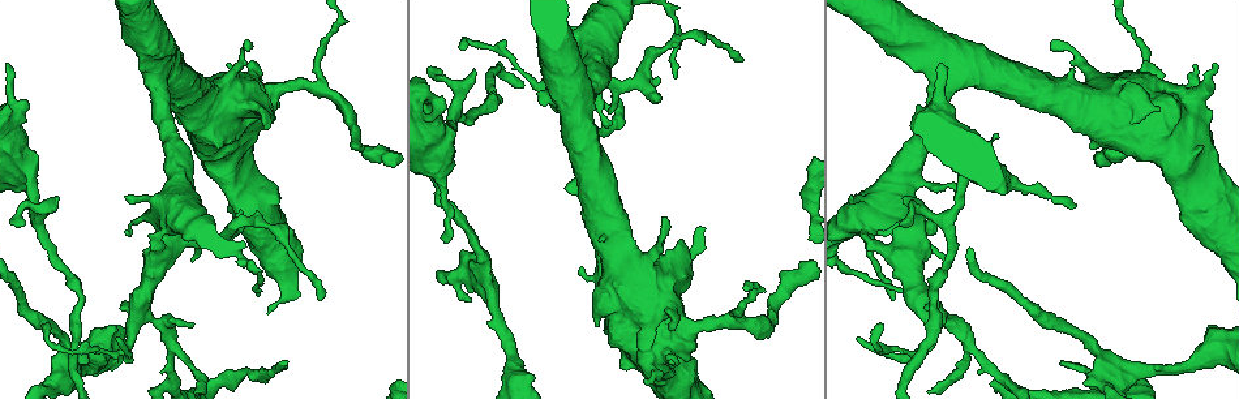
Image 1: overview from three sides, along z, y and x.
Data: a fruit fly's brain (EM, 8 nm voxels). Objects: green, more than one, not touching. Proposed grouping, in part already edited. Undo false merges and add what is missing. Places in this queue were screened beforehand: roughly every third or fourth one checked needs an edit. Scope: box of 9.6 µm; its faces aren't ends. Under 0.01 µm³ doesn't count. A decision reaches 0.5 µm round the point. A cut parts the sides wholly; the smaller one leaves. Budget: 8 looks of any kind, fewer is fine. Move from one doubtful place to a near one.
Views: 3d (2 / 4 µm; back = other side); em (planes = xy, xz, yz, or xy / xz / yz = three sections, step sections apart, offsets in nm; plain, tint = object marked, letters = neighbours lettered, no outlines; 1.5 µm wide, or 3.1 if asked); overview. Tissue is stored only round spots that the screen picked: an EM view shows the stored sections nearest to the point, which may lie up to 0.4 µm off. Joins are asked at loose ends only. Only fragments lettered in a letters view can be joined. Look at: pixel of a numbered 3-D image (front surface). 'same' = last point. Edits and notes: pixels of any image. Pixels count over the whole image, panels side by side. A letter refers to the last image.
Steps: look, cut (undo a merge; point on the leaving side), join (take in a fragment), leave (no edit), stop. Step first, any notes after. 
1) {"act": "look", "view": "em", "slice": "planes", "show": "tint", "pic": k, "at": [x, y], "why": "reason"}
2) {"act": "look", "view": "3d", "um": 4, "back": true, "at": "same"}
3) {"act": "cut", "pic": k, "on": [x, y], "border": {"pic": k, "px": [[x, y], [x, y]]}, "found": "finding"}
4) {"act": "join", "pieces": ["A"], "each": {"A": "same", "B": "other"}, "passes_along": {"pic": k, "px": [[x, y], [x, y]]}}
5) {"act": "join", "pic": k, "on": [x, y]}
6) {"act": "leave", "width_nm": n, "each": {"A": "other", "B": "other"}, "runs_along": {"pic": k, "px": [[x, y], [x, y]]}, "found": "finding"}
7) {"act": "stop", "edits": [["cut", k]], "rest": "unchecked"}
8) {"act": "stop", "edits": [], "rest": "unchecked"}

{"act": "look", "view": "3d", "um": 2, "pic": 1, "at": [463, 249], "why": "thick end"}

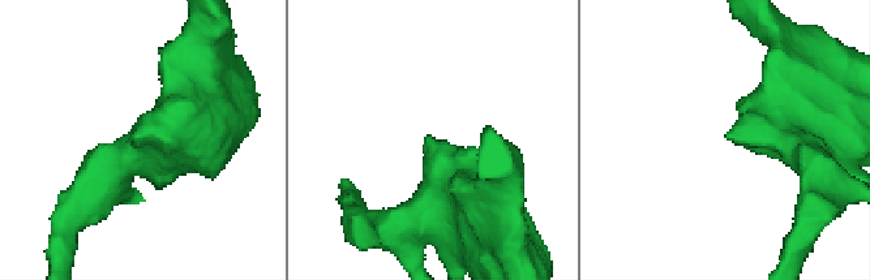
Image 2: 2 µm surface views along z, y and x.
{"act": "look", "view": "em", "slice": "planes", "show": "letters", "pic": 2, "at": [431, 138]}

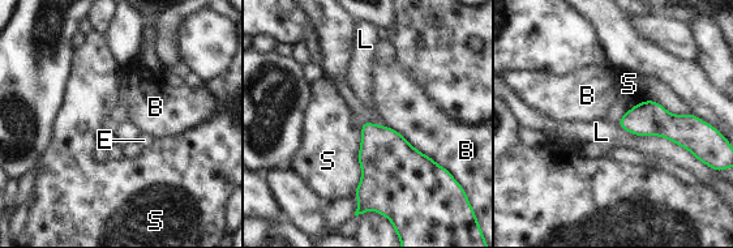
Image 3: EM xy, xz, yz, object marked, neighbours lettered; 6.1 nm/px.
{"act": "leave", "width_nm": 200, "each": {"B": "other", "E": "other", "L": "other", "S": "other"}, "border": {"pic": 3, "px": [[616, 124], [667, 137], [701, 162]]}, "found": "none of them fits"}

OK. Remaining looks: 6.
{"act": "look", "view": "3d", "um": 2, "pic": 1, "at": [474, 72], "why": "an open end"}

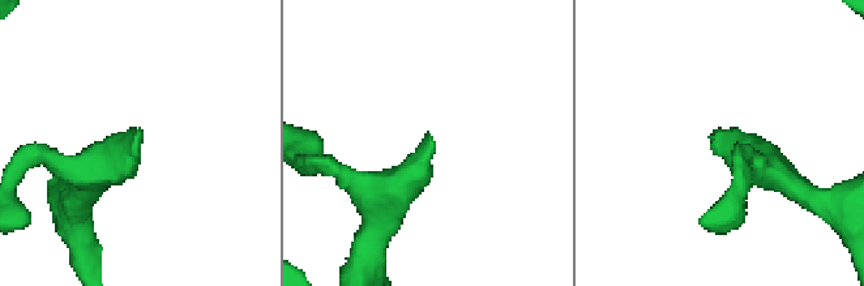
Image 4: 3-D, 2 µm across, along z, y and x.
{"act": "look", "view": "em", "slice": "planes", "show": "plain", "pic": 4, "at": [713, 133], "why": "shape alone is not enough"}

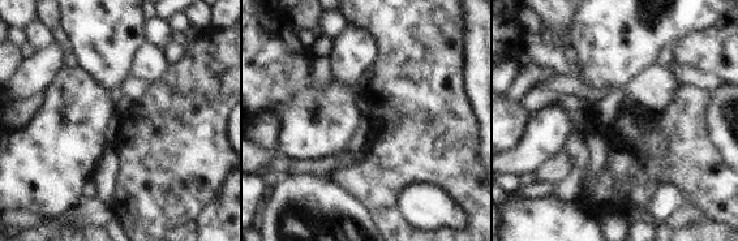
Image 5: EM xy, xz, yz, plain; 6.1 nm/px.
{"act": "look", "view": "em", "slice": "planes", "show": "letters", "at": "same"}

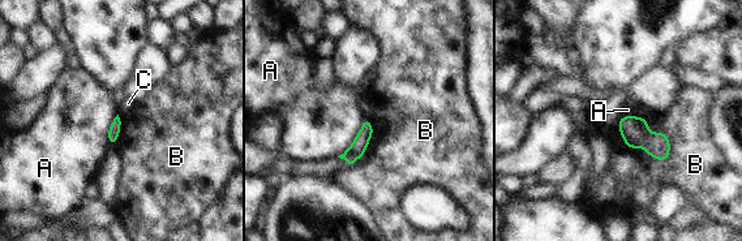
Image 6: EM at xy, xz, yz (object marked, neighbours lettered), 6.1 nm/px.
{"act": "leave", "each": {"A": "other", "B": "other", "C": "other"}, "border": {"pic": 6, "px": [[646, 119], [669, 141], [664, 162]]}, "found": "none of them fits"}

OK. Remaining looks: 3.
{"act": "look", "view": "em", "slice": "xy", "step": 4, "show": "letters", "pic": 1, "at": [1064, 361], "why": "end of a long branch"}

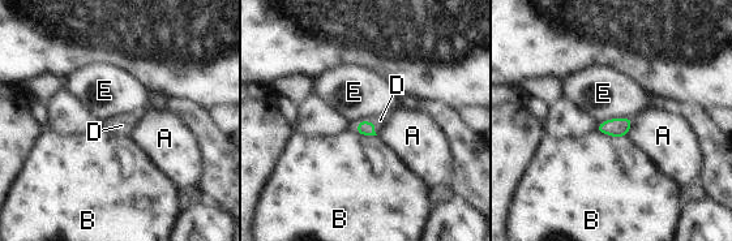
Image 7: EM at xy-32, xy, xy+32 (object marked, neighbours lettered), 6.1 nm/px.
{"act": "join", "pieces": ["D"], "each": {"A": "other", "B": "other", "D": "same", "E": "other"}, "passes_along": {"pic": 7, "px": [[364, 128], [376, 124], [380, 120]]}, "found": "it goes on there"}

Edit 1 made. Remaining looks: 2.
{"act": "stop", "edits": [["join", 7]], "rest": "unchecked"}

